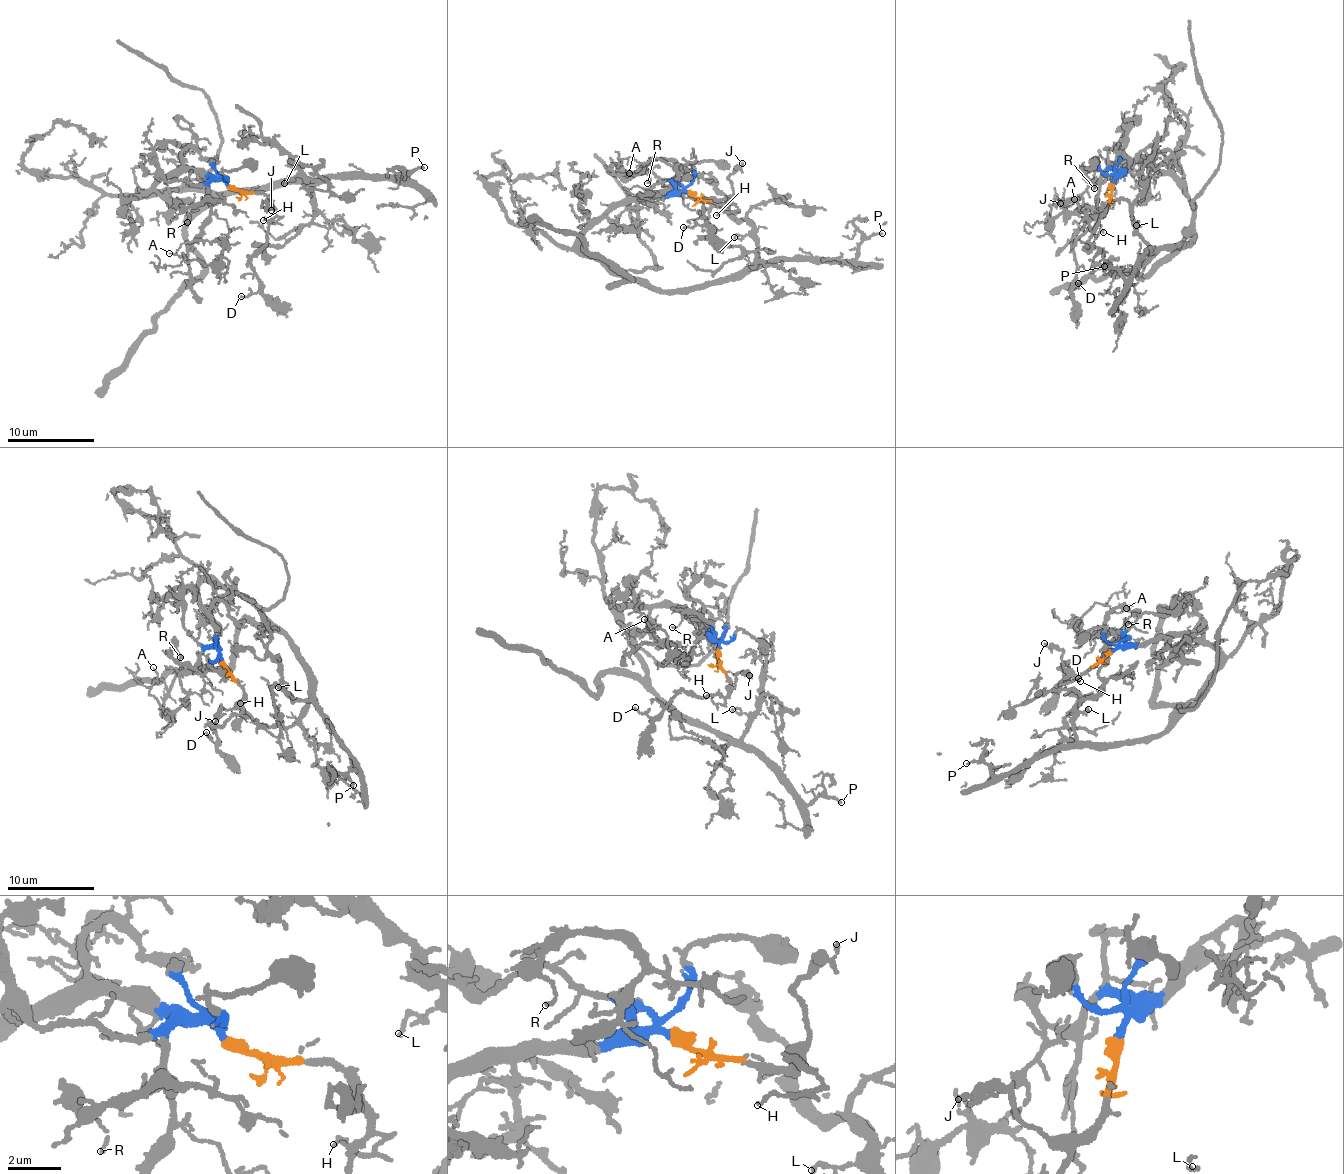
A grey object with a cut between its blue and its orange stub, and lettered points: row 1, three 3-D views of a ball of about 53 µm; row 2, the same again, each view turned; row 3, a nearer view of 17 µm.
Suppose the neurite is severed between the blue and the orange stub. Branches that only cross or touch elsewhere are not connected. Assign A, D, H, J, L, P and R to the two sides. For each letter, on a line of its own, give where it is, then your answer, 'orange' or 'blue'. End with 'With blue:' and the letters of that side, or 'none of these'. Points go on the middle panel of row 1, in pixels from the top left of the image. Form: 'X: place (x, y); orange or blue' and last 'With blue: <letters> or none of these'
A: place (629, 173); blue
D: place (683, 227); orange
H: place (716, 215); orange
J: place (742, 163); orange
L: place (734, 237); blue
P: place (882, 233); blue
R: place (647, 183); blue
With blue: A, L, P, R

